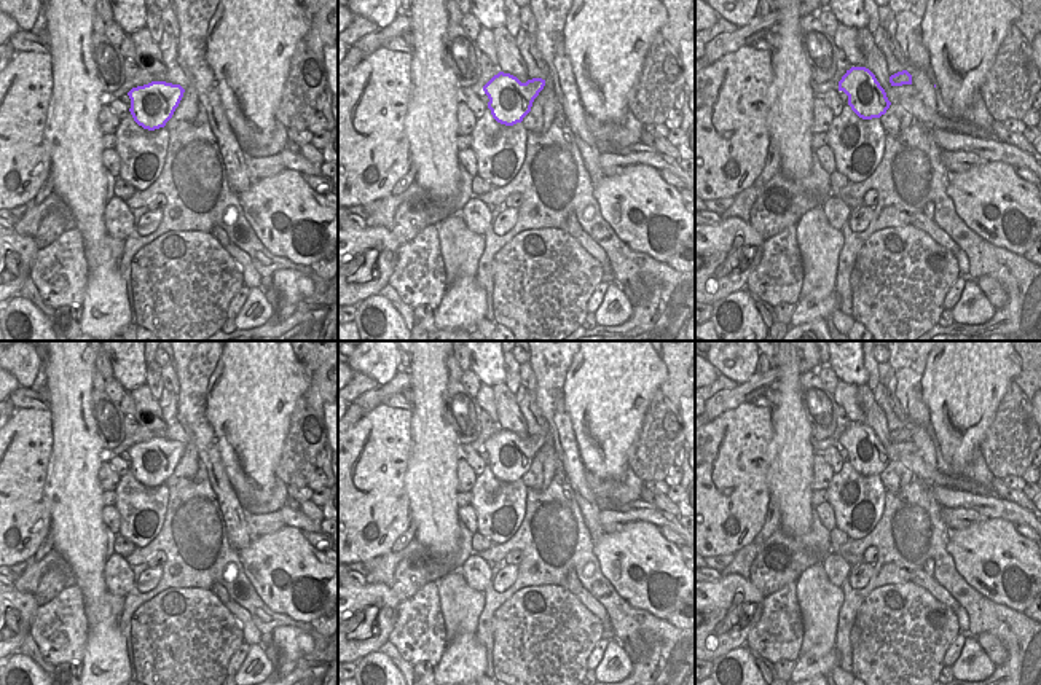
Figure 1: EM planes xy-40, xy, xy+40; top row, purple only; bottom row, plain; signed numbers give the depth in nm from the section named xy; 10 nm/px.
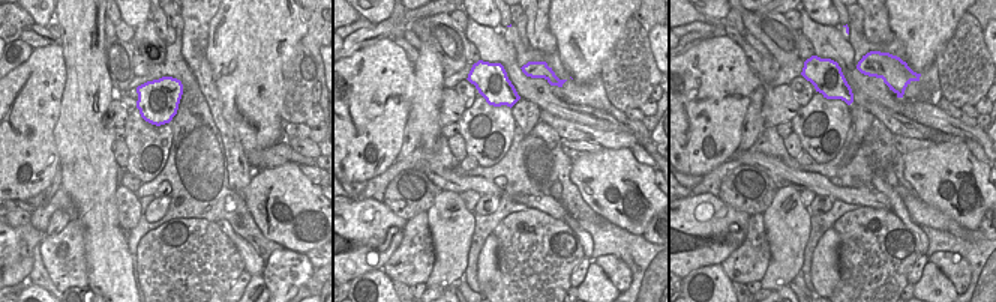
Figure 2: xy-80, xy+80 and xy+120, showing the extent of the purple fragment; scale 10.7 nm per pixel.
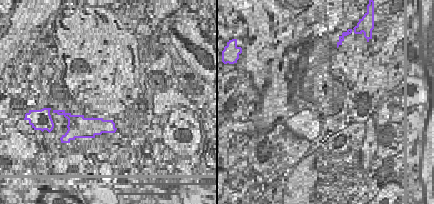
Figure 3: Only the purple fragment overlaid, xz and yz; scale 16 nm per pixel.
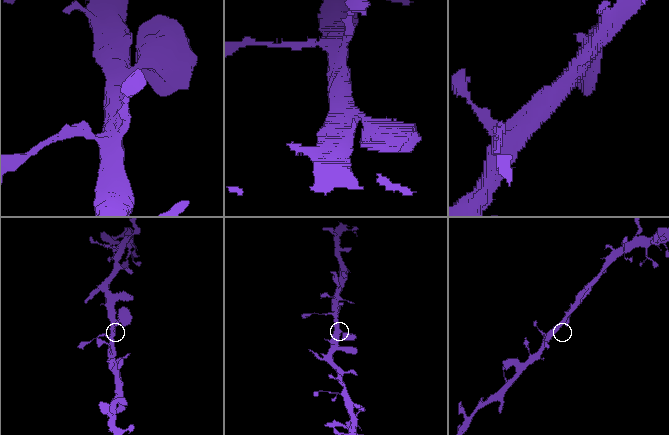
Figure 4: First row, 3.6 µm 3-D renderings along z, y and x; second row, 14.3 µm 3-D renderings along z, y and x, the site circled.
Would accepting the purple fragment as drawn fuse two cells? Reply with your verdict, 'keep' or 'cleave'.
keep

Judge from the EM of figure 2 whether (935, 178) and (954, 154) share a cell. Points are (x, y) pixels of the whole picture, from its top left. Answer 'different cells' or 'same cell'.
same cell

